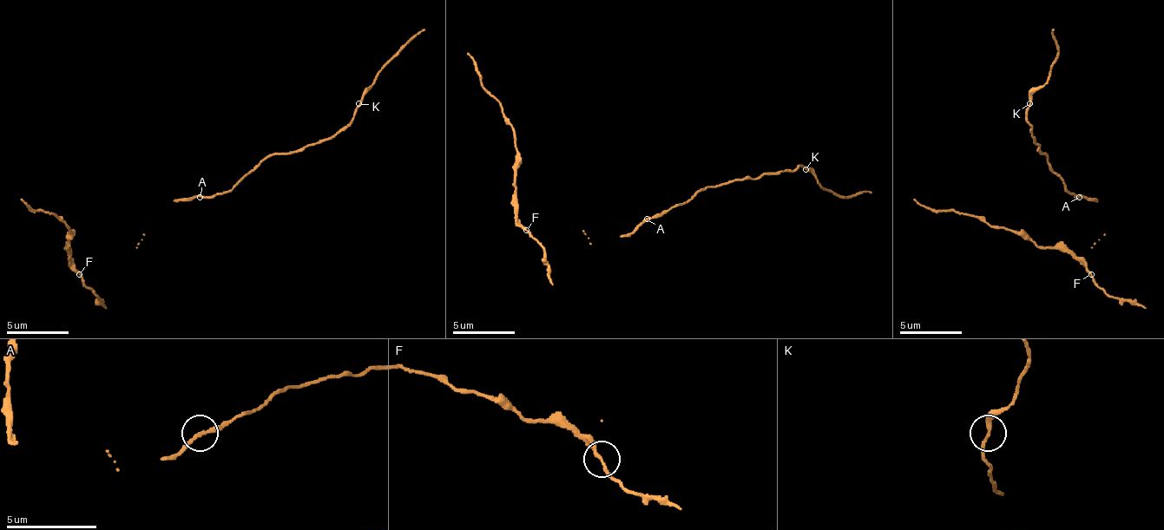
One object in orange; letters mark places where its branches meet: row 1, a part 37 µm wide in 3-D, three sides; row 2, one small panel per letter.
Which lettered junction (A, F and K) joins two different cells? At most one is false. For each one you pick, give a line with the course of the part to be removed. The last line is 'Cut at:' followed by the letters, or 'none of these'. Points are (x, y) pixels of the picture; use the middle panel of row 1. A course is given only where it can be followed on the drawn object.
F: course (525, 231), (516, 221), (516, 153), (513, 125), (482, 85), (478, 69), (466, 54)
Cut at: F

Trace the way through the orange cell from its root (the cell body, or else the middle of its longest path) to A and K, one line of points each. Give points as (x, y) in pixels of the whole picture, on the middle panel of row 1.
A: (621, 237), (631, 234), (647, 219)
K: (621, 237), (631, 234), (643, 221), (687, 203), (700, 191), (759, 175), (780, 175), (799, 166), (805, 169)

